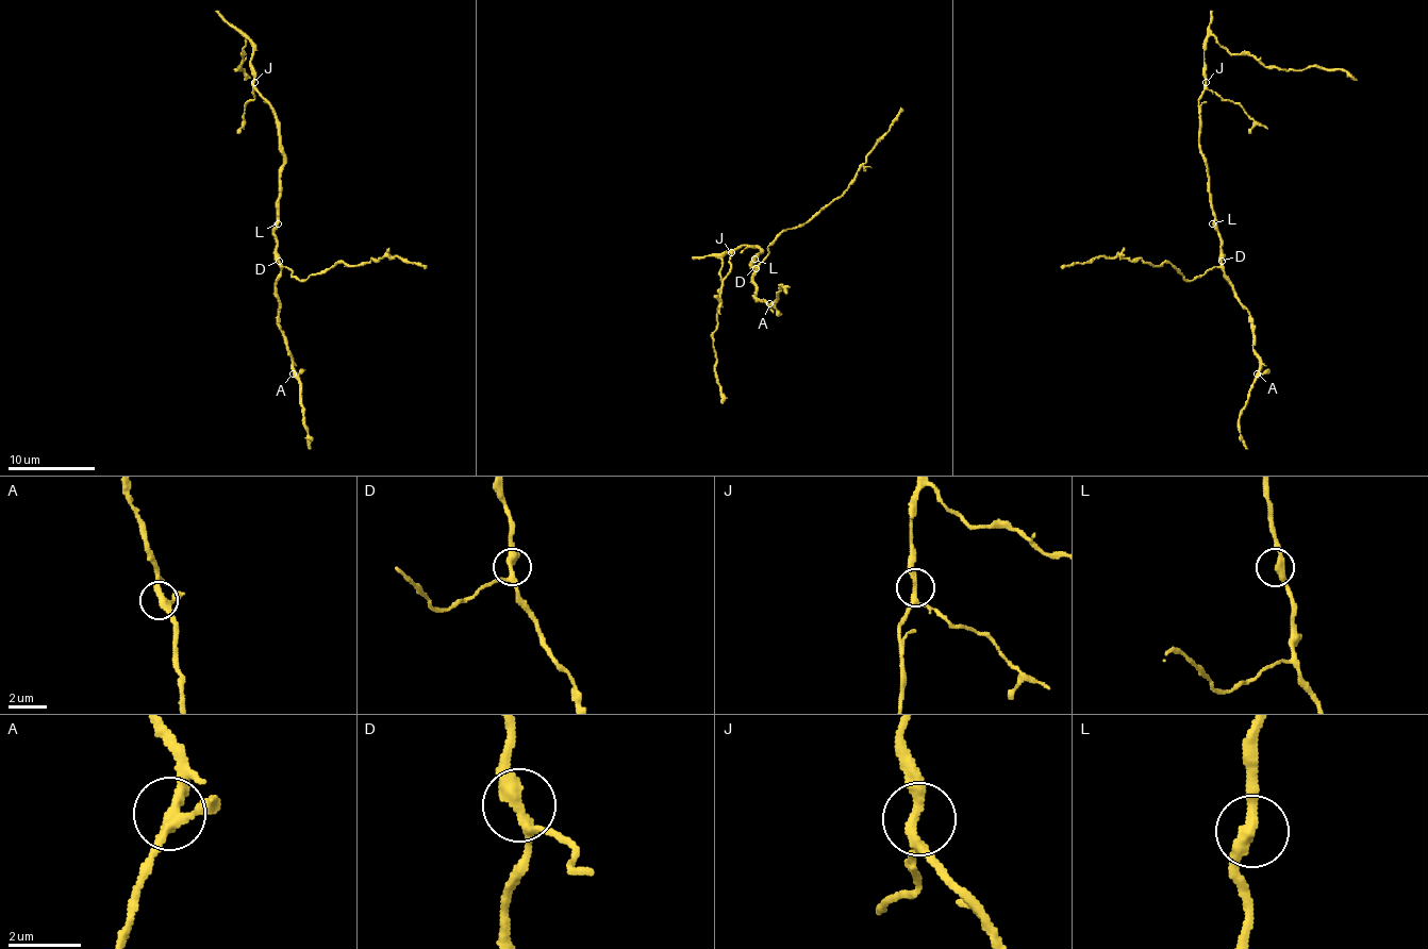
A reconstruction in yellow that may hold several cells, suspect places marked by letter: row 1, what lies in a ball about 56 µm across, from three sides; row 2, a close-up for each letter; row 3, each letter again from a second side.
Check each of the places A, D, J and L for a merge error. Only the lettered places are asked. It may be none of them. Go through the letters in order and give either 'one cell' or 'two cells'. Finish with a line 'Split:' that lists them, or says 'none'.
A: one cell
D: one cell
J: one cell
L: one cell
Split: none

